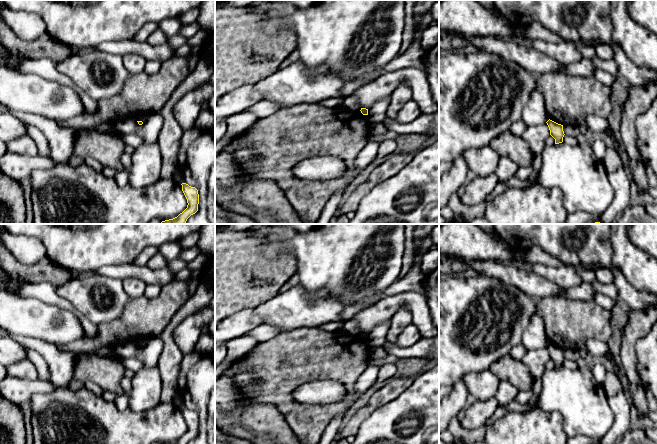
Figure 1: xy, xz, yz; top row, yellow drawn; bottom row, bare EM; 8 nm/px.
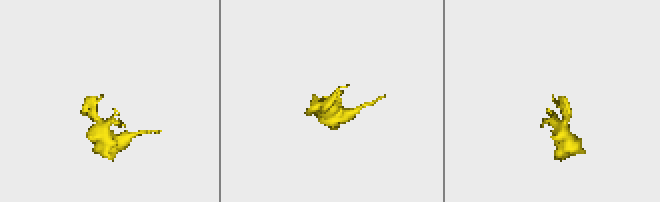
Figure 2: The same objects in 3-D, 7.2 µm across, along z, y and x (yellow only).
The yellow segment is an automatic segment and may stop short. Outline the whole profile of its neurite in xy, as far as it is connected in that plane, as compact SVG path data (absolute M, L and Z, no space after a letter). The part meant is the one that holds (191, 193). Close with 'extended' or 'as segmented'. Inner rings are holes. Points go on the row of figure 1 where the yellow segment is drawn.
M182 183L182 191L187 199L187 208L177 217L162 221L161 224L186 224L187 219L198 211L199 194L195 187Z | as segmented

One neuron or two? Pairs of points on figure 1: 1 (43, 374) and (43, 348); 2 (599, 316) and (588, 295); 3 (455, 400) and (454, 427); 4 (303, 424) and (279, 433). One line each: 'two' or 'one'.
1: two
2: two
3: two
4: two

